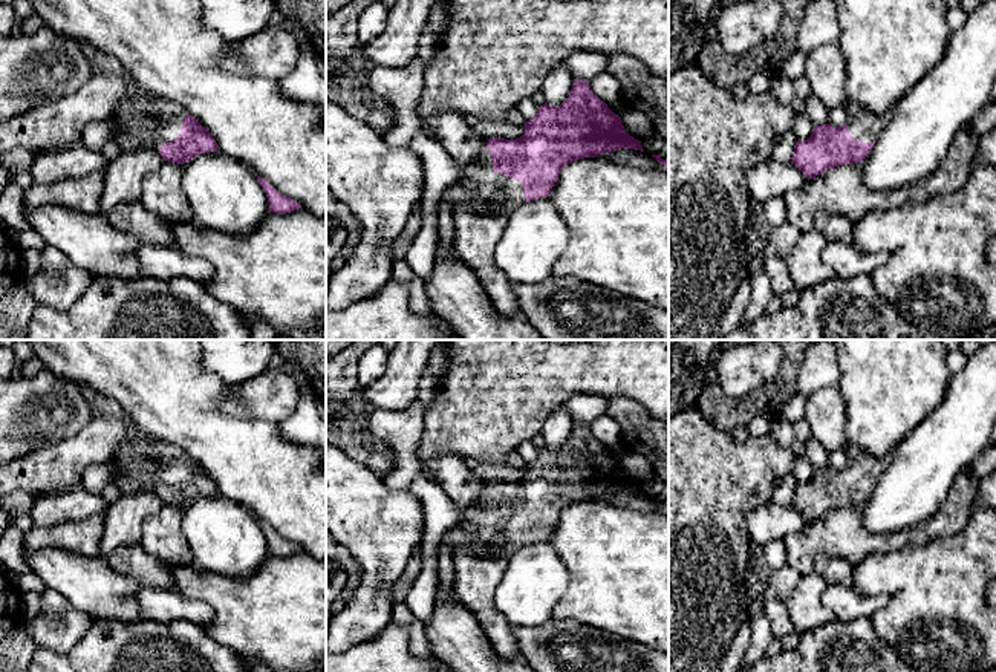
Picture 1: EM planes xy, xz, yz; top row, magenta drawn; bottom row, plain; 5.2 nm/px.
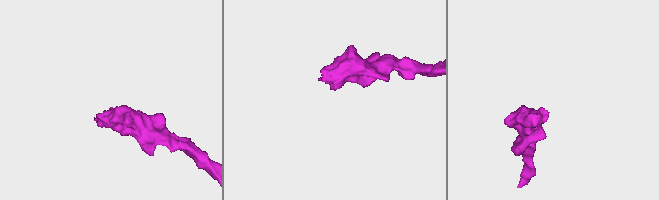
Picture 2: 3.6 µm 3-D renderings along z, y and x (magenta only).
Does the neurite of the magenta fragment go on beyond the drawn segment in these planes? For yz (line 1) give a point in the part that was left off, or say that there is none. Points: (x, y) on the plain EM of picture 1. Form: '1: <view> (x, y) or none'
1: yz (863, 469)

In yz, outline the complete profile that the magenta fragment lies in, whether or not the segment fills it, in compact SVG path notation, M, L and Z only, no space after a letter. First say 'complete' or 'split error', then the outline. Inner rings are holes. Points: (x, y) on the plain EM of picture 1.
split error | M848 445L846 467L841 470L814 468L808 482L796 485L791 507L812 522L828 511L863 505L877 479L893 459L895 450L897 447L878 459Z

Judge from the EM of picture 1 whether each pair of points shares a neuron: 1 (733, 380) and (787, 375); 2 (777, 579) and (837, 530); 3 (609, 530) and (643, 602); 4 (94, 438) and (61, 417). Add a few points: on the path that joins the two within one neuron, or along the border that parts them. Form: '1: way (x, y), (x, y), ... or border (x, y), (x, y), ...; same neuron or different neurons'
1: border (782, 355), (779, 371), (742, 397); different neurons
2: border (787, 564), (800, 576); different neurons
3: way (609, 548), (641, 583); same neuron
4: border (92, 417), (72, 435), (46, 446); different neurons

